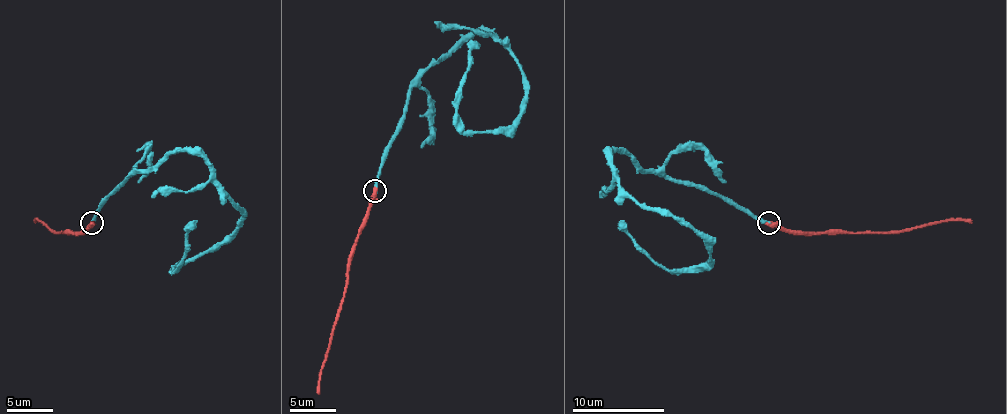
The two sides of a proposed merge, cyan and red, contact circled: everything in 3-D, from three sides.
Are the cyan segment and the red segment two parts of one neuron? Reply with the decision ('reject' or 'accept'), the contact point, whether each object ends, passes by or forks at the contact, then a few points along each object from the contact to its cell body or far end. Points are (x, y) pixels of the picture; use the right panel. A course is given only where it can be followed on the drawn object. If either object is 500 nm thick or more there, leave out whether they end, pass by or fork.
accept | (768, 223) | cyan ends | red ends | cyan via (768, 222), (645, 171), (620, 150), (613, 178), (650, 208), (689, 222), (710, 261), (668, 270), (620, 220) | red via (768, 222), (777, 222), (793, 231), (851, 233), (897, 233), (946, 220), (971, 222)

